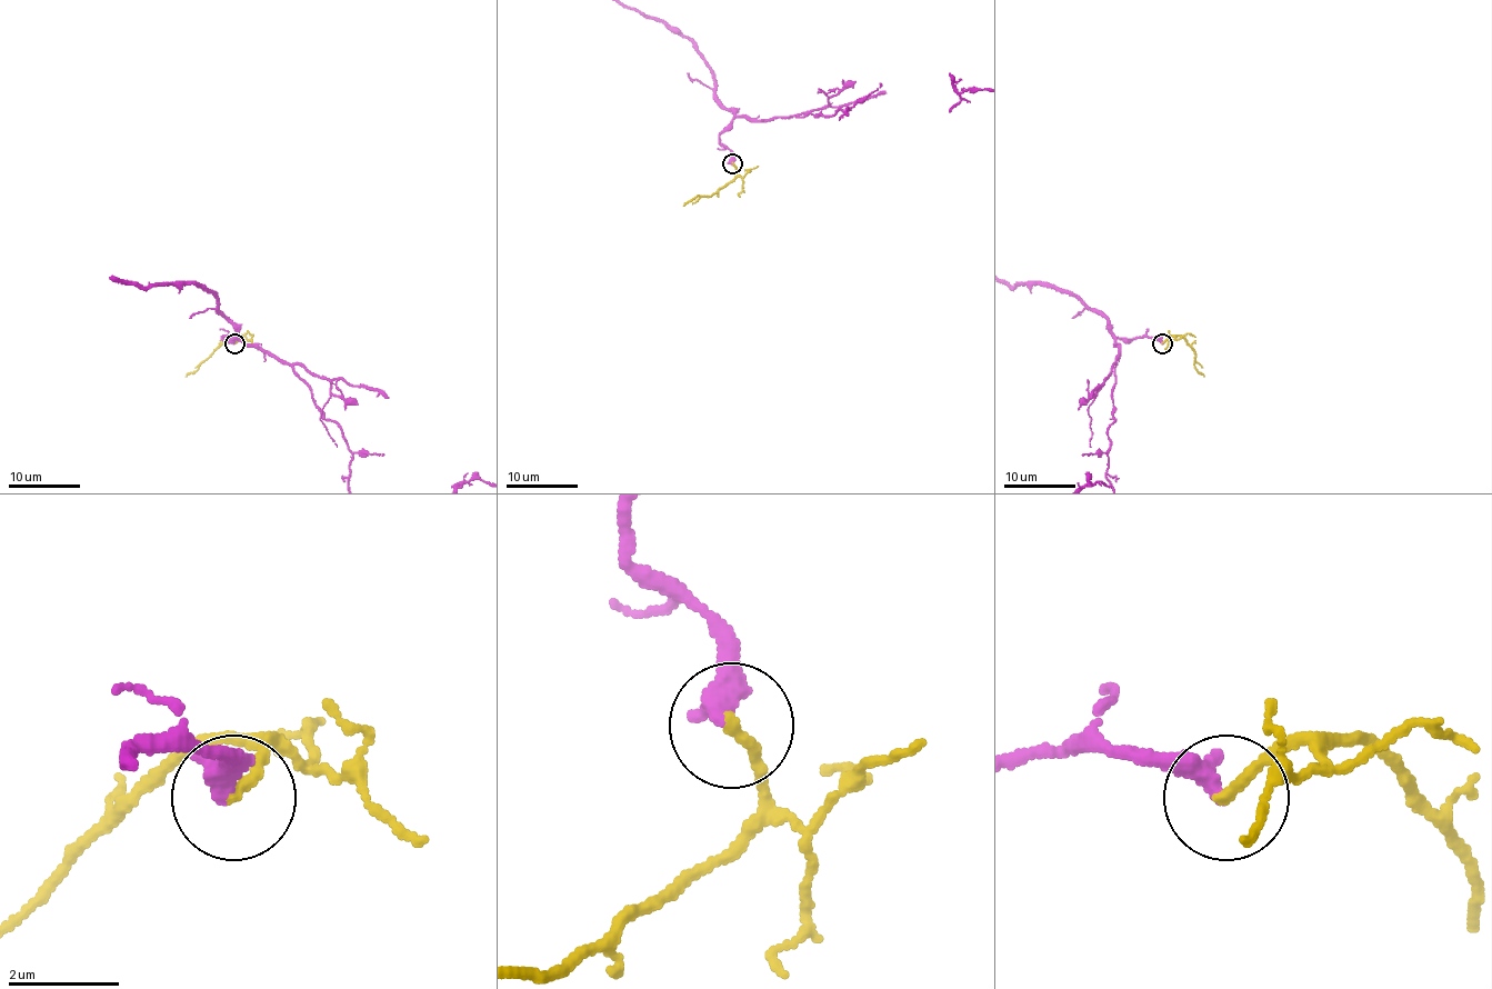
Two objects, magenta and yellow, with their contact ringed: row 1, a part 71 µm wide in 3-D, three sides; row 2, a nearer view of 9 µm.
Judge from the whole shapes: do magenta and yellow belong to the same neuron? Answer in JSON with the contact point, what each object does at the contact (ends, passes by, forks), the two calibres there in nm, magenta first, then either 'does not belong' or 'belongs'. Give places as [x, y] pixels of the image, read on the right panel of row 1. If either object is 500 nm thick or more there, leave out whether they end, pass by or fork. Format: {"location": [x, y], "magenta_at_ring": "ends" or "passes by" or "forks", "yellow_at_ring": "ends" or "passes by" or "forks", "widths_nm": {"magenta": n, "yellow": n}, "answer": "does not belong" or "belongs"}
{"location": [1162, 343], "magenta_at_ring": "ends", "yellow_at_ring": "ends", "widths_nm": {"magenta": 400, "yellow": 240}, "answer": "belongs"}

